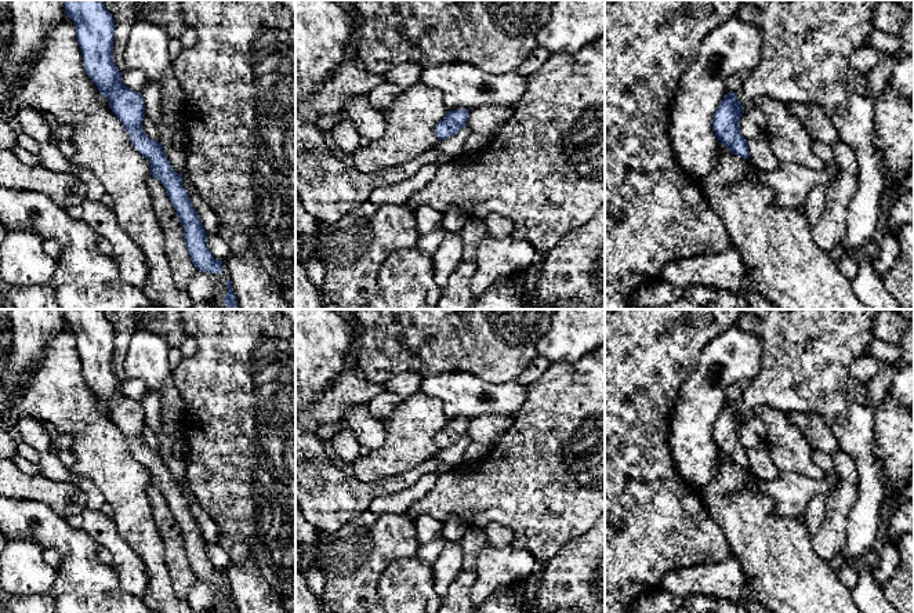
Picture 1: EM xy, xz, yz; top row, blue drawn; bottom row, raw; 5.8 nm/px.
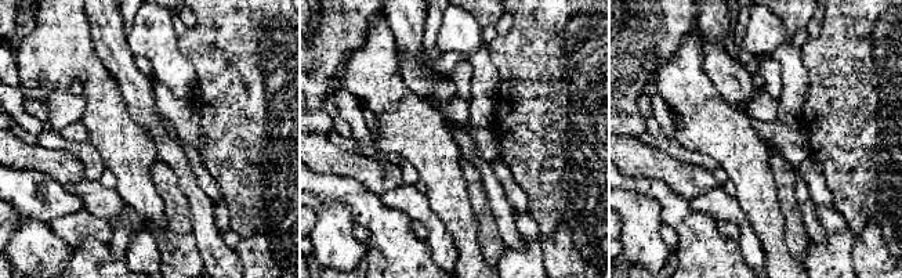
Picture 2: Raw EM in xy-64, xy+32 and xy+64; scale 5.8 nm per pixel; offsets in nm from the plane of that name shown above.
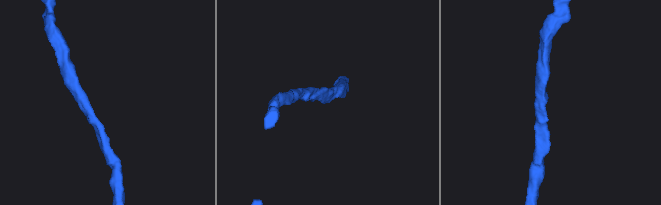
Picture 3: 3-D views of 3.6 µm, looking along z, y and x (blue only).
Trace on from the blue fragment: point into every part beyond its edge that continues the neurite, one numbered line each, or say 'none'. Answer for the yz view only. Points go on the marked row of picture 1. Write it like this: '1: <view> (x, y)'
none

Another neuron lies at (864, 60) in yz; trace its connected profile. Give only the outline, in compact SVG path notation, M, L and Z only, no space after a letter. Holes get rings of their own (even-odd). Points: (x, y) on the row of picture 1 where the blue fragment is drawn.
M864 46L850 57L853 69L860 73L868 75L882 59L884 54L870 46Z

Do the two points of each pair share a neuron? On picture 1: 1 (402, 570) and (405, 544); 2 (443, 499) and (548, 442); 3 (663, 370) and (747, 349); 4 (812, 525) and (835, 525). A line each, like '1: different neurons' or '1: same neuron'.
1: different neurons
2: same neuron
3: different neurons
4: different neurons

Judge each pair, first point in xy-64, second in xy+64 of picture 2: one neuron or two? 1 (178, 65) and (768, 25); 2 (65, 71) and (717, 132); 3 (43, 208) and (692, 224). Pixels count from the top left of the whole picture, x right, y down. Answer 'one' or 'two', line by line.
1: one
2: one
3: one

